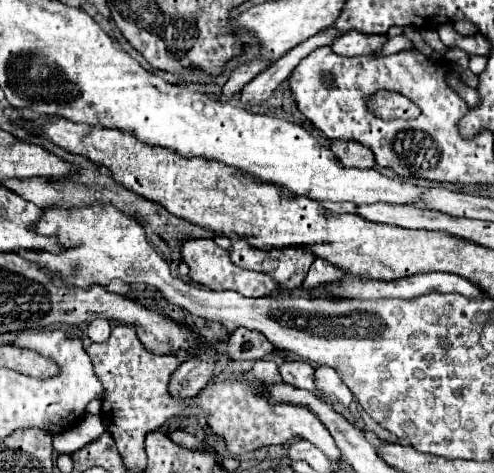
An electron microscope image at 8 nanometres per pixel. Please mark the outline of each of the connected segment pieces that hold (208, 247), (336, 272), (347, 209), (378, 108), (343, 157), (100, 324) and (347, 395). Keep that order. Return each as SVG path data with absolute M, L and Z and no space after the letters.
M212 239L188 241L182 249L182 257L184 257L184 263L190 267L190 279L208 287L208 289L214 289L214 291L230 289L230 291L236 291L244 297L266 297L270 293L278 293L276 283L266 273L256 273L256 271L248 271L248 269L234 265L230 259L230 253L222 247L218 247Z
M314 261L308 275L304 277L302 287L306 291L316 291L328 283L340 281L344 277L344 273L340 273L340 269L332 269L332 265L324 265L324 261Z
M322 203L322 207L326 207L328 211L334 211L334 213L354 213L358 211L358 205L354 203Z
M386 89L368 97L366 107L380 119L416 119L420 115L420 109L408 97Z
M332 141L330 149L336 153L336 157L340 157L340 163L344 167L364 169L376 165L372 151L356 141Z
M94 319L88 327L88 337L90 337L90 341L102 343L110 337L110 331L112 331L112 327L110 327L108 319Z
M326 365L318 367L316 377L318 377L318 389L322 389L324 397L338 401L344 406L352 403L353 395L350 393L350 389L342 383L342 379L338 377L338 373L332 367L326 367Z

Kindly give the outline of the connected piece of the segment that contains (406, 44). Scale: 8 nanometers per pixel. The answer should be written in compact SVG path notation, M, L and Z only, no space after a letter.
M396 35L390 37L382 49L380 55L394 55L394 53L402 53L402 51L420 51L410 39L406 39L404 35Z

